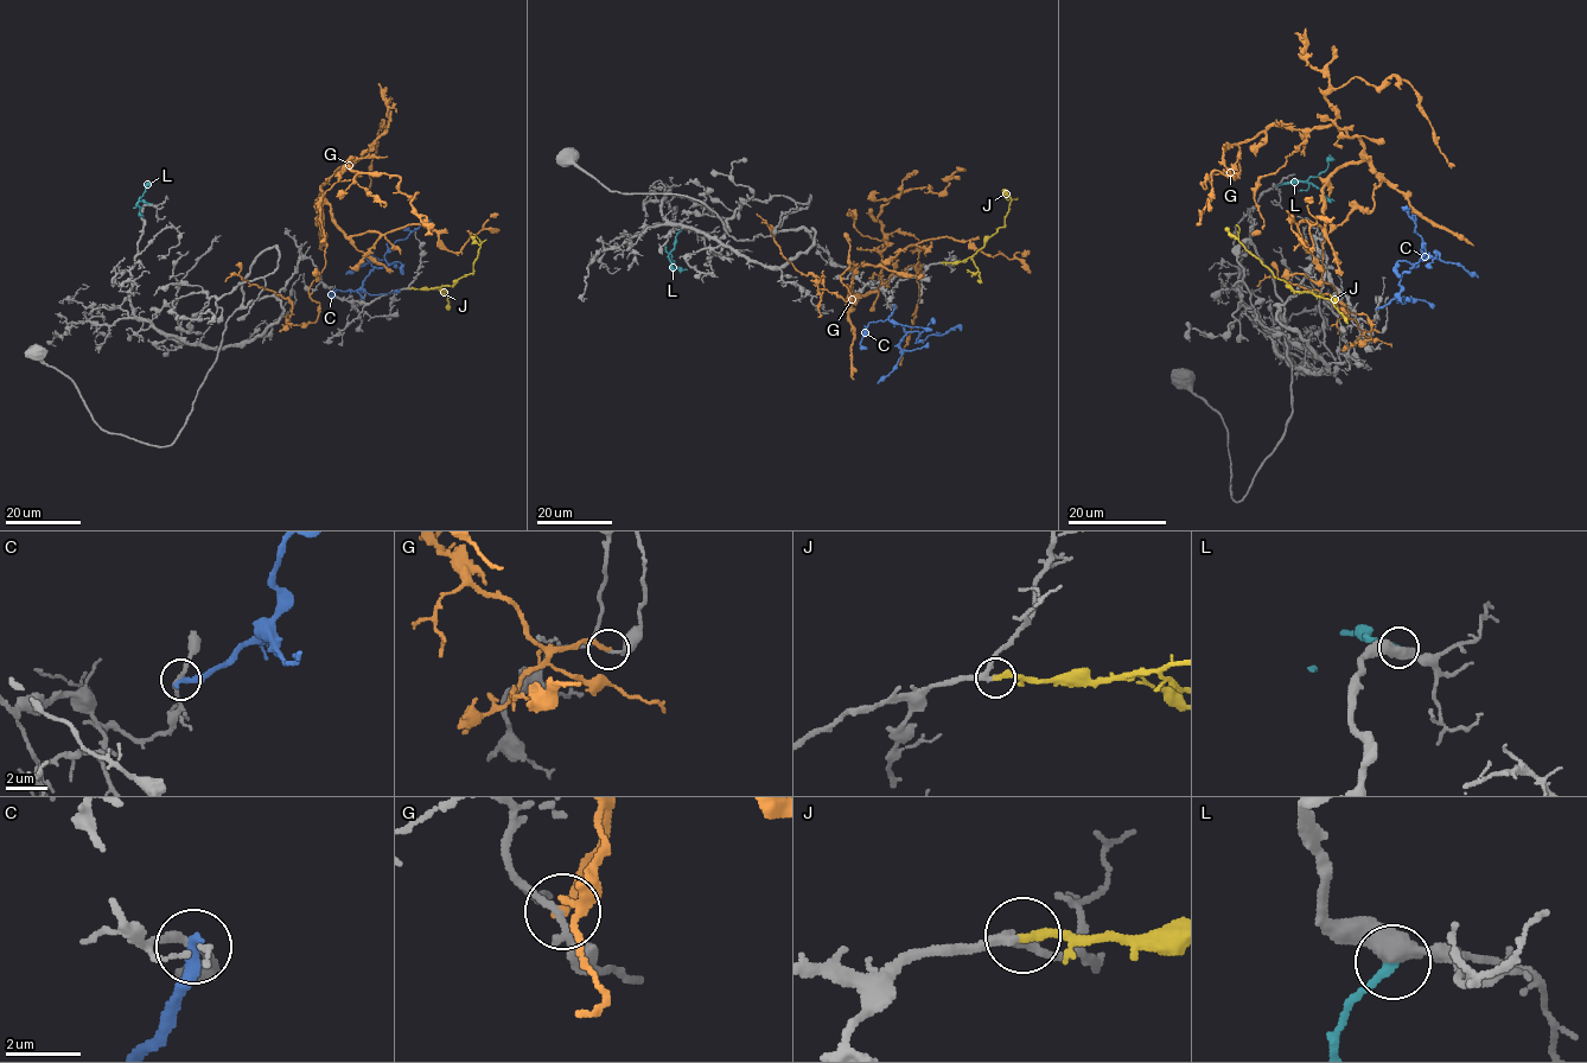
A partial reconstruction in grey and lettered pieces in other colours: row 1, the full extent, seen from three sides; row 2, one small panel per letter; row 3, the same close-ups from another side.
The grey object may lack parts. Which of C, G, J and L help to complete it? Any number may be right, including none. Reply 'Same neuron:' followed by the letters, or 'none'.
Same neuron: J, L

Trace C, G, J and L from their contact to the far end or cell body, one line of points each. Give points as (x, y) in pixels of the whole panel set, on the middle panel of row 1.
C: (894, 306), (888, 319), (905, 331), (917, 331), (916, 342), (955, 328), (960, 331)
G: (816, 306), (819, 288), (851, 301), (851, 263), (846, 306), (874, 290), (883, 207), (942, 192), (956, 166)
J: (941, 262), (963, 261), (972, 256), (1005, 224), (1012, 199), (1001, 190)
L: (681, 229), (670, 252), (671, 260), (677, 268), (687, 269)

